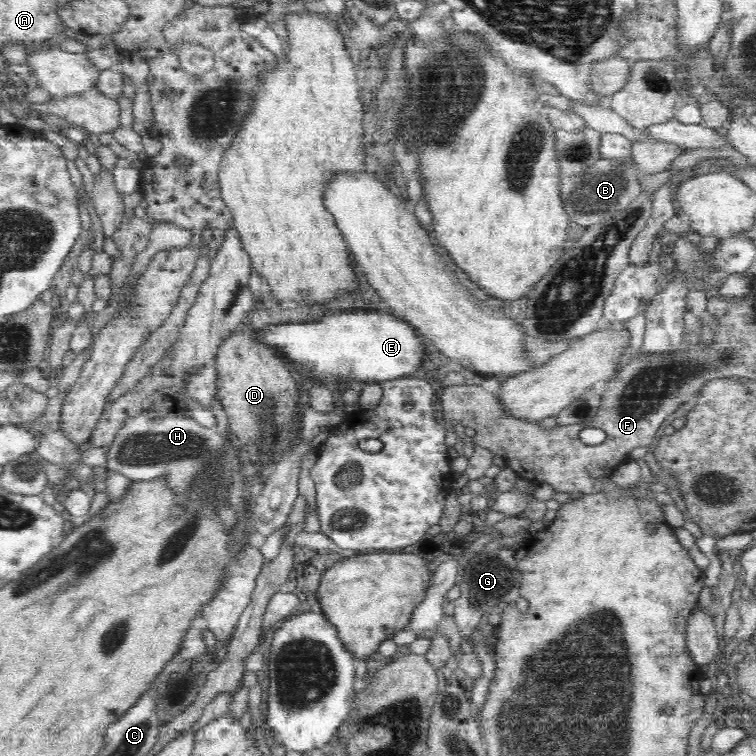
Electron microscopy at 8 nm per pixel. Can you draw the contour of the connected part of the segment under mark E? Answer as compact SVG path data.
M334 310L328 315L322 315L318 320L309 323L283 323L280 326L272 325L270 330L262 330L262 342L268 346L276 346L280 356L295 368L310 372L316 376L315 380L322 382L336 382L336 380L381 380L416 374L422 368L422 362L427 350L422 341L418 339L418 332L406 321L400 321L388 312L350 312L350 310Z

